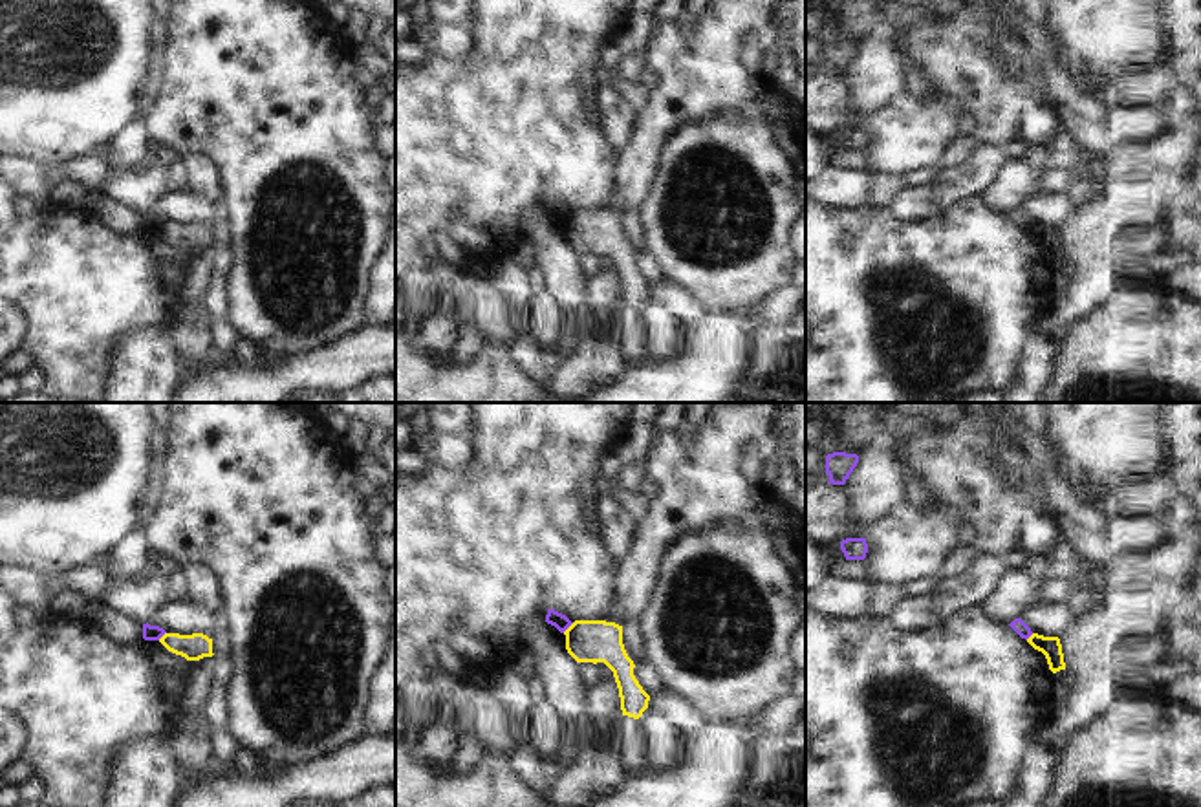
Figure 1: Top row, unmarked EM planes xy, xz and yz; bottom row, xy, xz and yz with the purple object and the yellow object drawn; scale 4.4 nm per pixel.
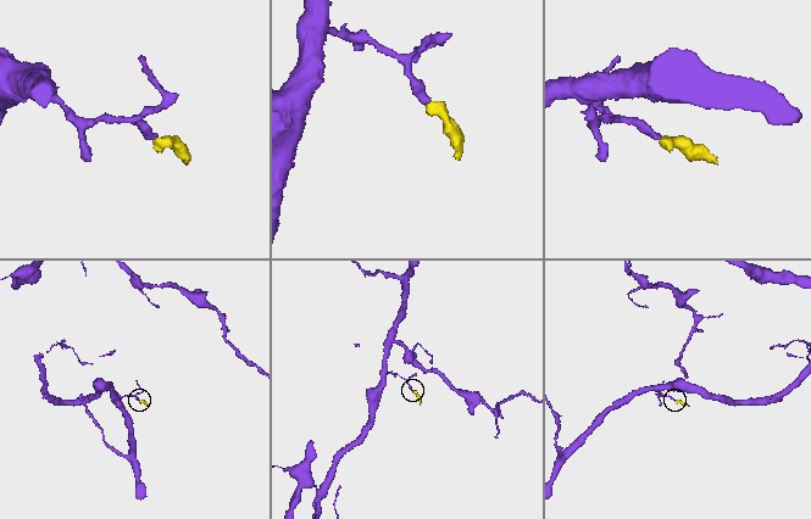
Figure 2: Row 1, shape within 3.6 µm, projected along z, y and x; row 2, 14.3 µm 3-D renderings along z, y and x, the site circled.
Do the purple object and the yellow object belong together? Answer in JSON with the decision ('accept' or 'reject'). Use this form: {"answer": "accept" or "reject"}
{"answer": "reject"}

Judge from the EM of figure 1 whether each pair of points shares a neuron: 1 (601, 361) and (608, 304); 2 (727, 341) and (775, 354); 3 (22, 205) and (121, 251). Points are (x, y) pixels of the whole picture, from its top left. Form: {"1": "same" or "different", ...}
{"1": "same", "2": "different", "3": "different"}

